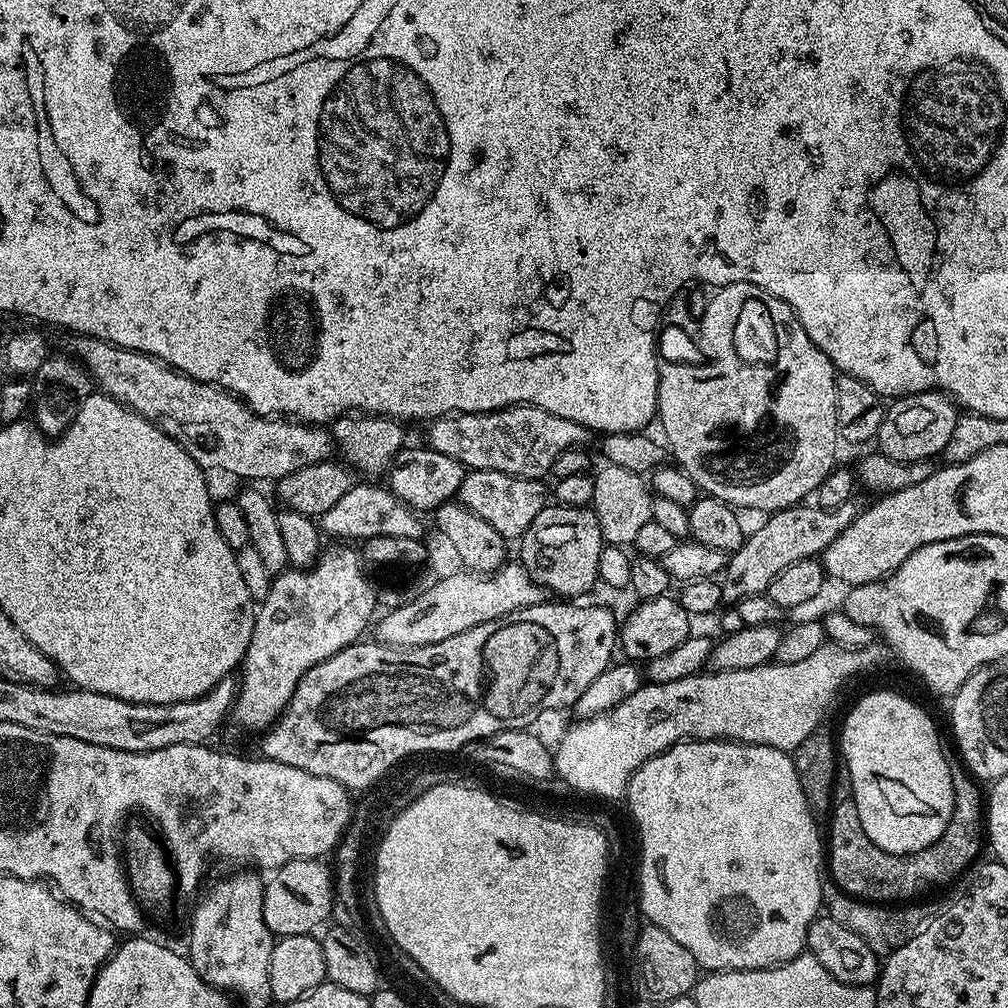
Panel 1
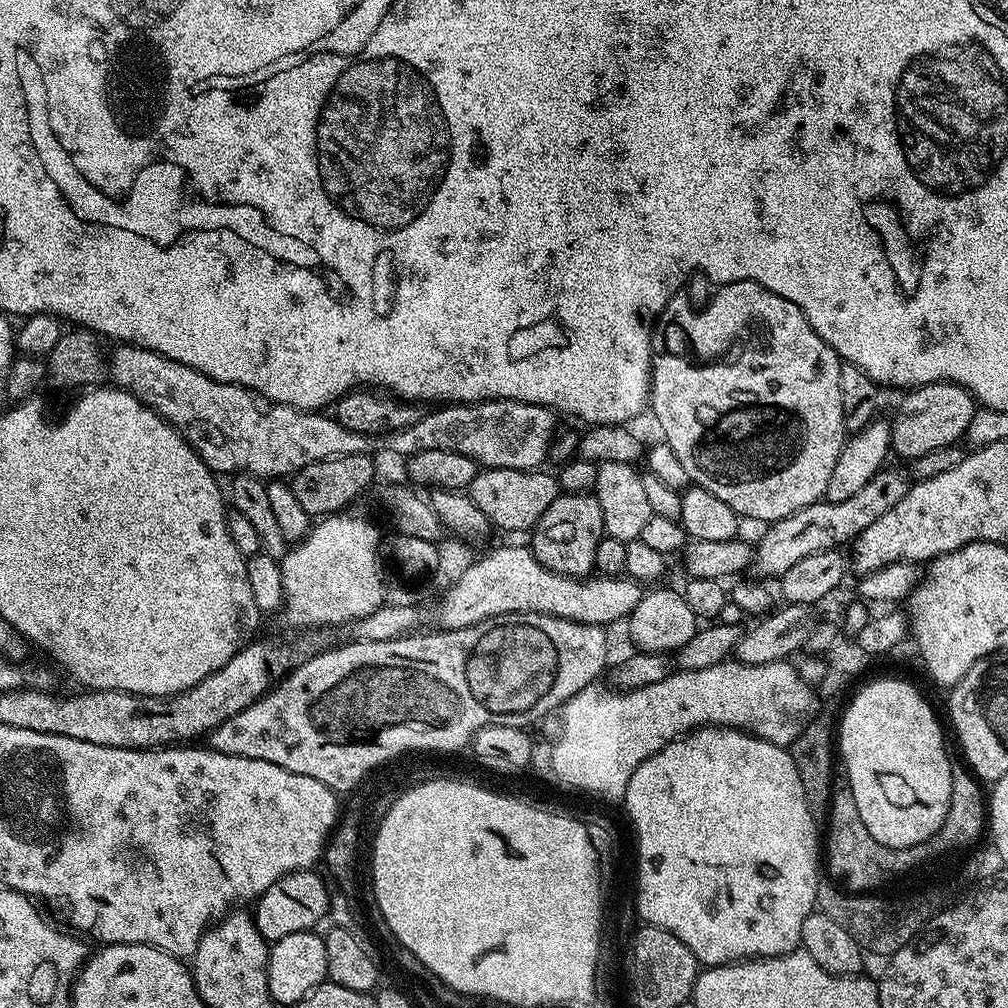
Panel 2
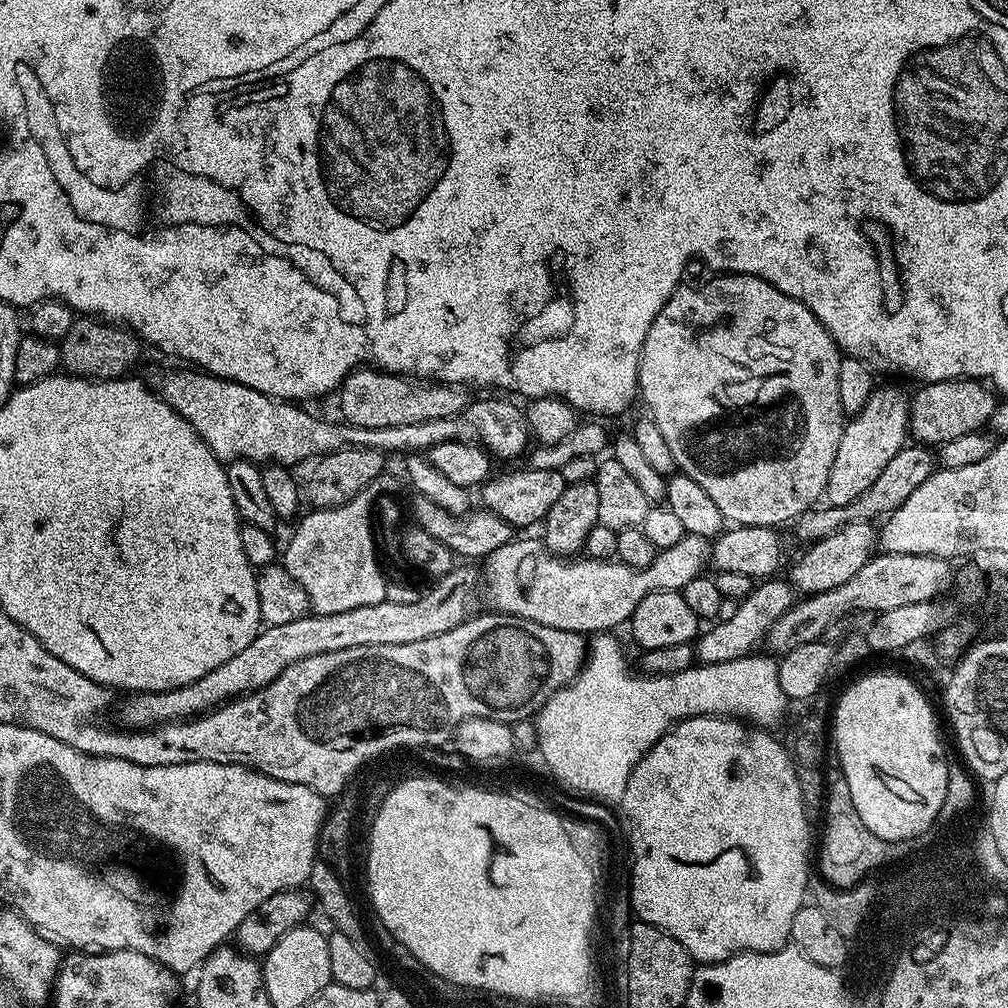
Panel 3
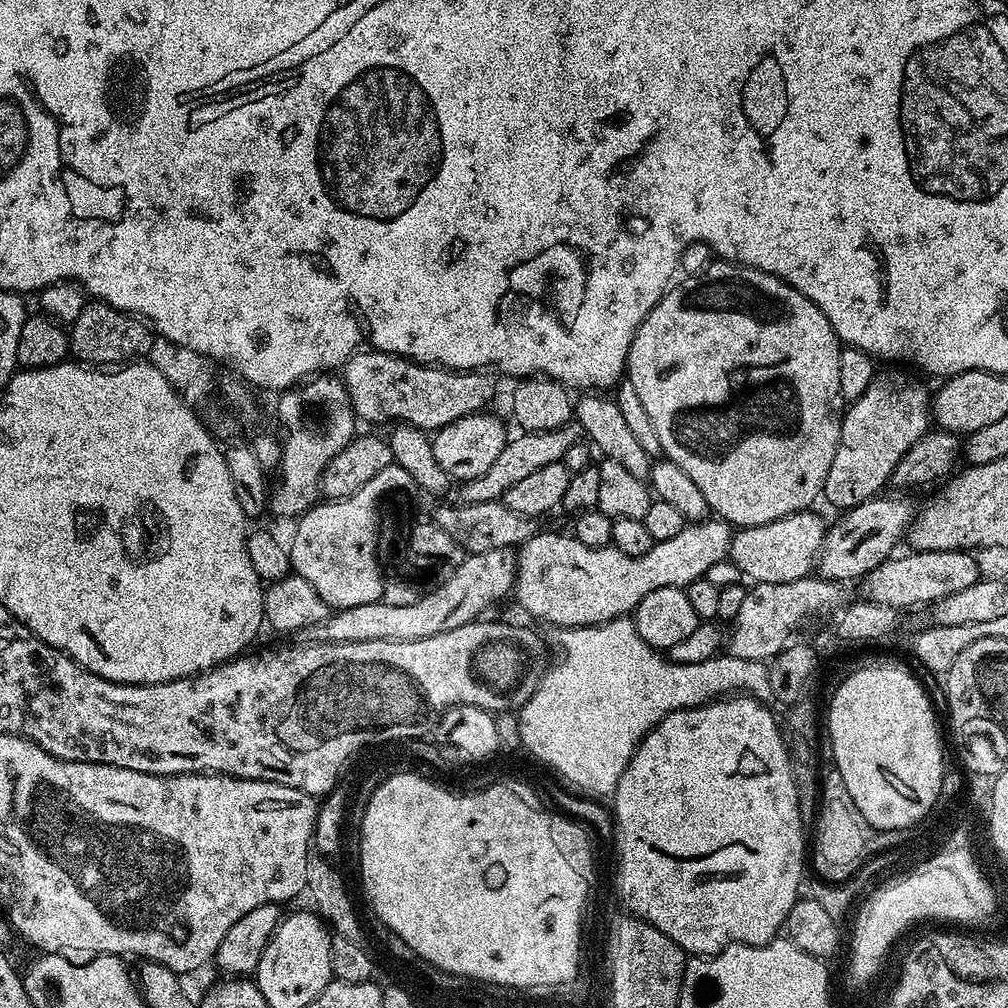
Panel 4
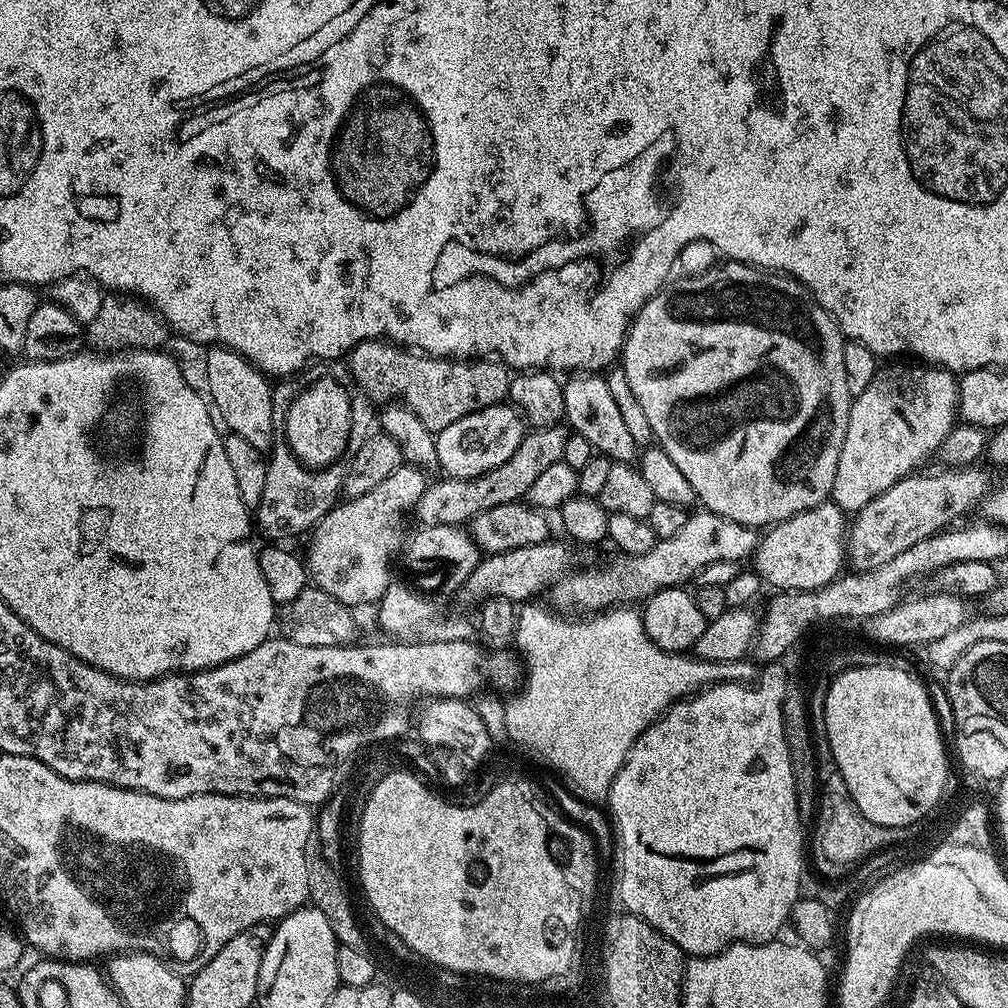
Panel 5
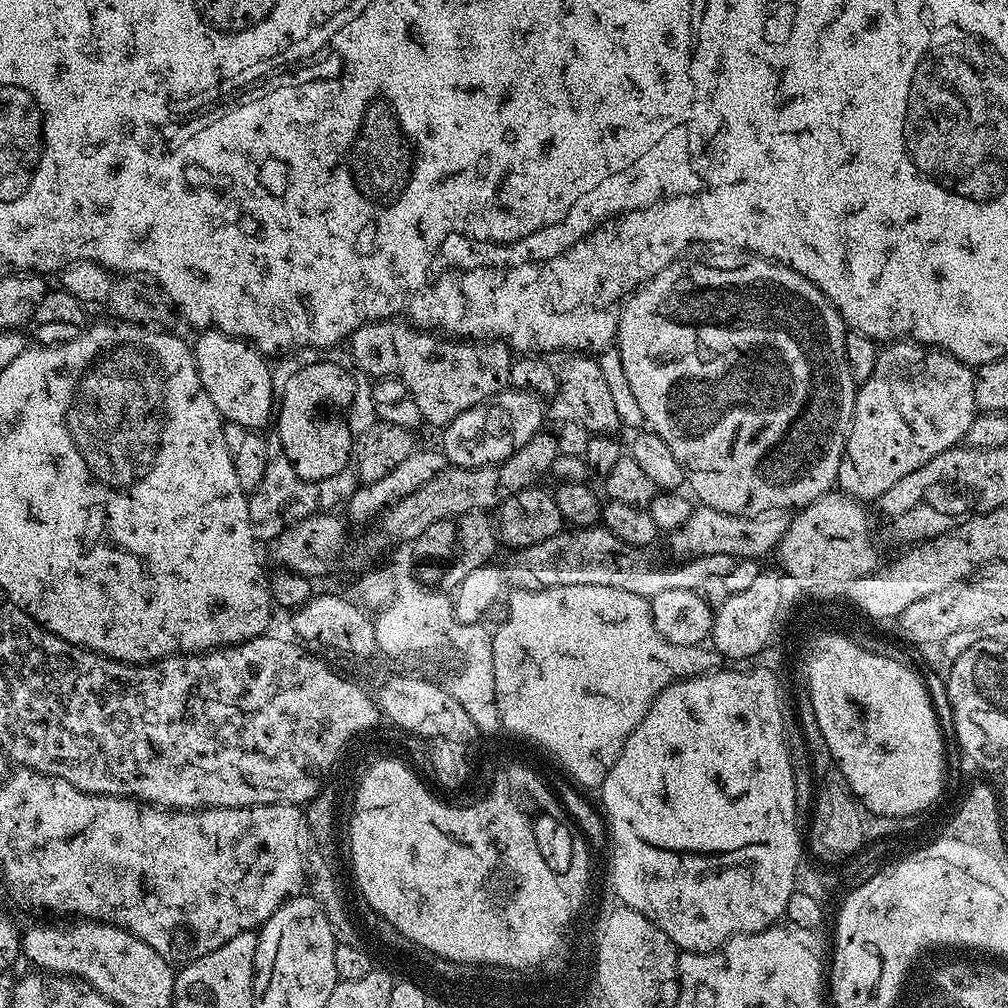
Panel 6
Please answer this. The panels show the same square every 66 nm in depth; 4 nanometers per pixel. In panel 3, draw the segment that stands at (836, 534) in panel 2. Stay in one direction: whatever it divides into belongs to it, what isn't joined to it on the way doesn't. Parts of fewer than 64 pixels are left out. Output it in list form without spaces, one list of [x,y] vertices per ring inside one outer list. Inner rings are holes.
[[[906,446],[901,452],[894,454],[894,458],[887,464],[886,470],[882,470],[878,482],[874,482],[874,486],[870,486],[870,490],[866,490],[866,494],[854,498],[854,502],[841,508],[813,506],[807,512],[796,517],[794,527],[796,527],[797,538],[804,540],[803,542],[815,542],[834,534],[848,524],[863,520],[876,522],[881,518],[887,518],[894,510],[898,510],[898,506],[902,506],[902,502],[906,502],[906,498],[910,498],[910,494],[914,494],[914,490],[918,490],[918,486],[922,486],[922,482],[926,482],[926,478],[930,478],[934,471],[933,449],[928,446],[914,447],[916,448]]]

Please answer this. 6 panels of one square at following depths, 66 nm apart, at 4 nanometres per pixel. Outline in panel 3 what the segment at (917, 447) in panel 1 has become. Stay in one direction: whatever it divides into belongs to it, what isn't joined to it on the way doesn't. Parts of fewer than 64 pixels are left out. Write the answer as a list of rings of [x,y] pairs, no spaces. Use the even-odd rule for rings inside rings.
[[[939,380],[925,383],[909,405],[909,433],[924,446],[939,446],[959,435],[983,429],[992,419],[997,395],[983,381]]]

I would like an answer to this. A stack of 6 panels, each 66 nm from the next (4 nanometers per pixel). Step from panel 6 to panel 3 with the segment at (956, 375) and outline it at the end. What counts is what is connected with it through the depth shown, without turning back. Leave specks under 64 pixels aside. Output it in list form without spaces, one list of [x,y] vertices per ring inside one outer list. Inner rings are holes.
[[[880,386],[873,392],[870,402],[862,406],[859,414],[845,423],[838,442],[838,454],[834,454],[834,466],[830,466],[830,478],[824,487],[823,499],[831,507],[841,508],[866,494],[866,490],[878,482],[882,470],[886,470],[894,454],[906,447],[910,436],[909,405],[909,397],[904,397],[898,389]]]

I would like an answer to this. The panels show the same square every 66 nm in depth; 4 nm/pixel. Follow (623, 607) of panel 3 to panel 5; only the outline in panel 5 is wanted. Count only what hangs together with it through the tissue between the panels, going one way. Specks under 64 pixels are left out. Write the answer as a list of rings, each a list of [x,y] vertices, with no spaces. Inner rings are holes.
[[[707,510],[692,512],[686,526],[678,534],[657,540],[650,551],[641,556],[617,555],[617,560],[601,568],[569,571],[551,585],[551,607],[560,614],[599,614],[609,608],[628,606],[637,600],[643,602],[664,588],[679,588],[695,581],[696,575],[714,562],[744,562],[755,553],[757,529],[747,528],[733,520],[722,518]]]

